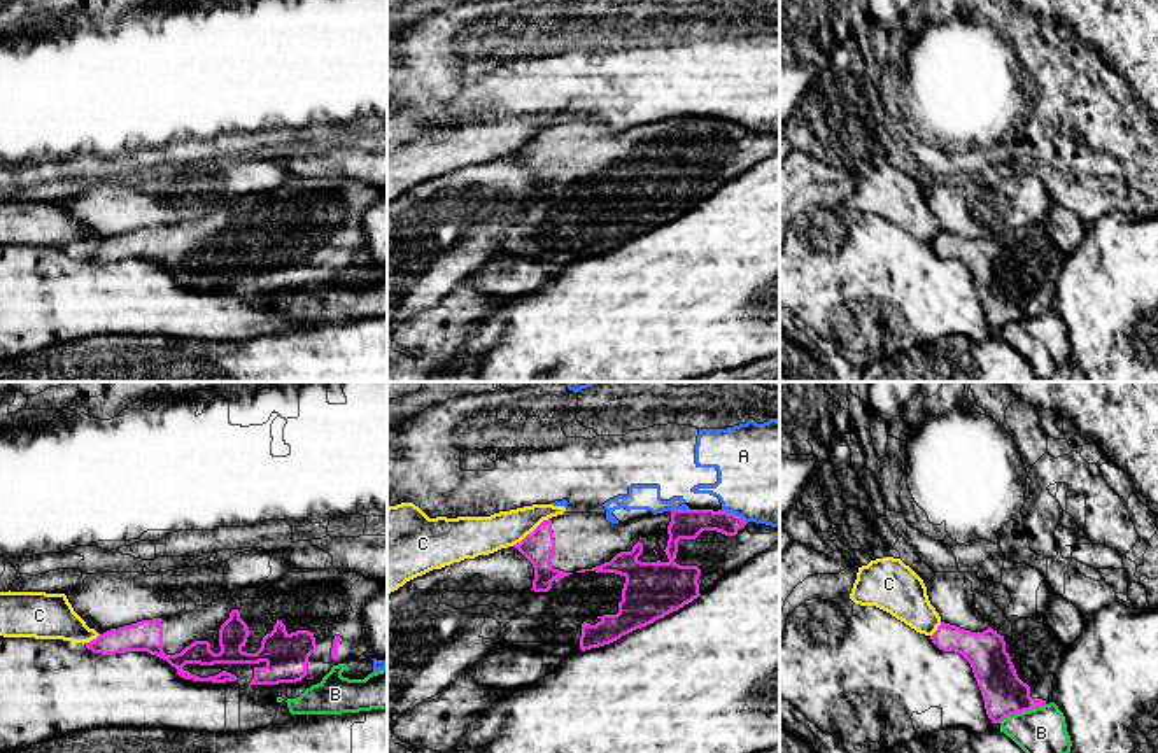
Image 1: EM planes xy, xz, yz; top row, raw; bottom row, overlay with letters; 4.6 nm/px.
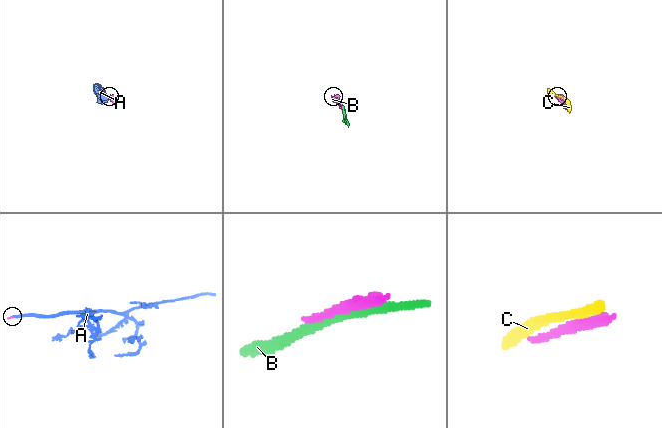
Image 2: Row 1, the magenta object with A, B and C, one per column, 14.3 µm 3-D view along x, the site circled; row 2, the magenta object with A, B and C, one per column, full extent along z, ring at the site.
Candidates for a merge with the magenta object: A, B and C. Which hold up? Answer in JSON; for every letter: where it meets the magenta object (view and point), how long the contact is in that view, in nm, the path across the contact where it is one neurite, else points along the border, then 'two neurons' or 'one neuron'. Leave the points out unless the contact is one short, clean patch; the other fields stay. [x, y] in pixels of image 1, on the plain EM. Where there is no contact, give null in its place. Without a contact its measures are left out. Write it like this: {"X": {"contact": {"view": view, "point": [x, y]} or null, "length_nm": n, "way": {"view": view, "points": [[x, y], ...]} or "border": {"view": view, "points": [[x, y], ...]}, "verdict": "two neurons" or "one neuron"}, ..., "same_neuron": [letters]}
{"A": {"contact": {"view": "xz", "point": [733, 121]}, "length_nm": 140, "border": {"view": "xz", "points": [[720, 118], [733, 119], [747, 130]]}, "verdict": "two neurons"}, "B": {"contact": {"view": "yz", "point": [1022, 319]}, "length_nm": 240, "verdict": "two neurons"}, "C": {"contact": {"view": "xz", "point": [531, 140]}, "length_nm": 220, "border": {"view": "xz", "points": [[549, 125], [512, 153]]}, "verdict": "two neurons"}, "same_neuron": []}

